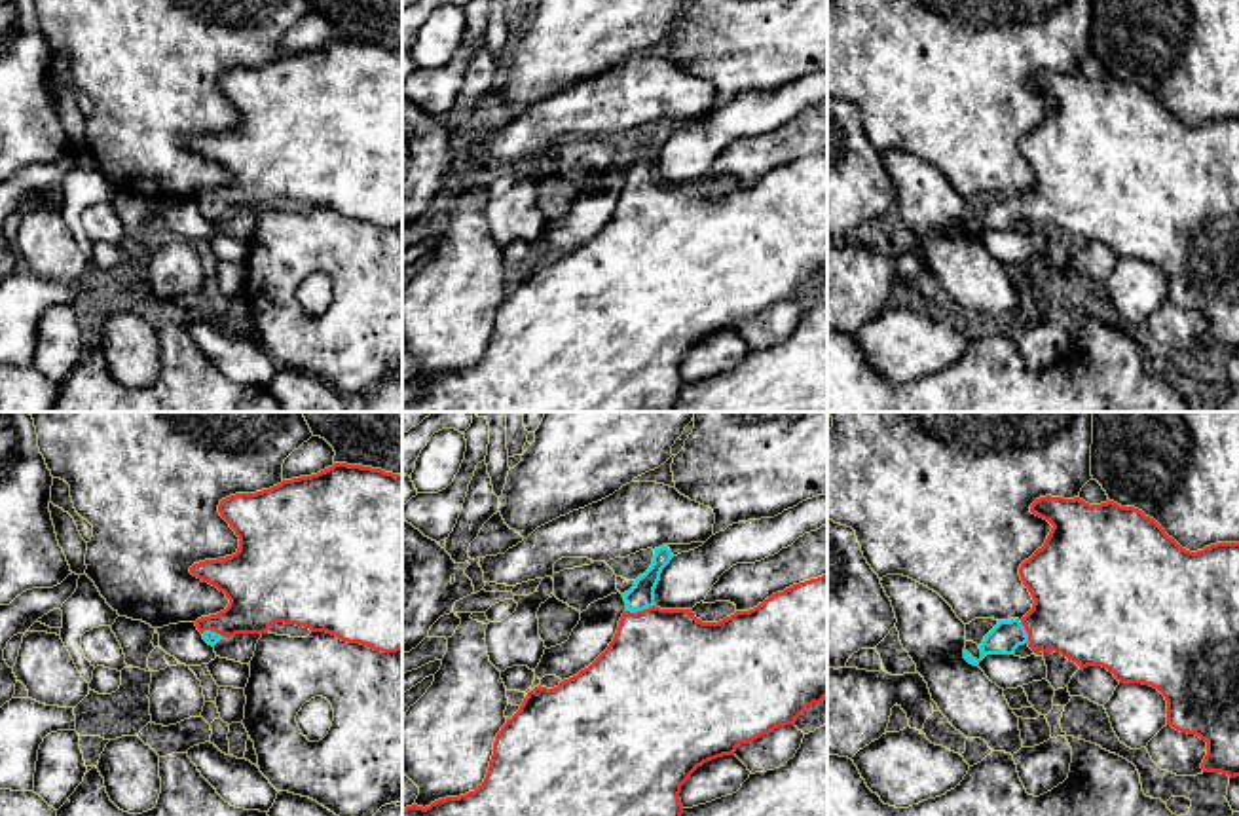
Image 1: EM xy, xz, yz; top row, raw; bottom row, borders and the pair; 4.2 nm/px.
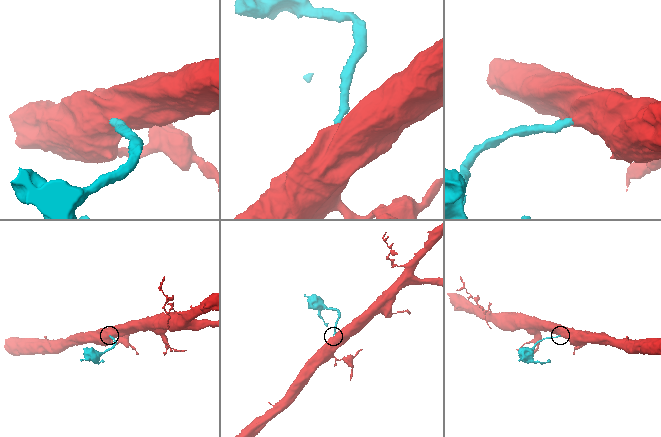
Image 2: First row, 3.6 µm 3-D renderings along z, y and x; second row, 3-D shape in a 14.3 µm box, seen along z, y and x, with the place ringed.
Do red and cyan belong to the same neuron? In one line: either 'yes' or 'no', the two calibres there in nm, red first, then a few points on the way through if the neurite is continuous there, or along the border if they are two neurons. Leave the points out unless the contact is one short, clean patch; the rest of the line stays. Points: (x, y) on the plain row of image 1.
yes; 260 nm thick on the red side, 60 nm on the other; runs through xy (258, 167), (228, 198), (213, 205), (209, 211)

